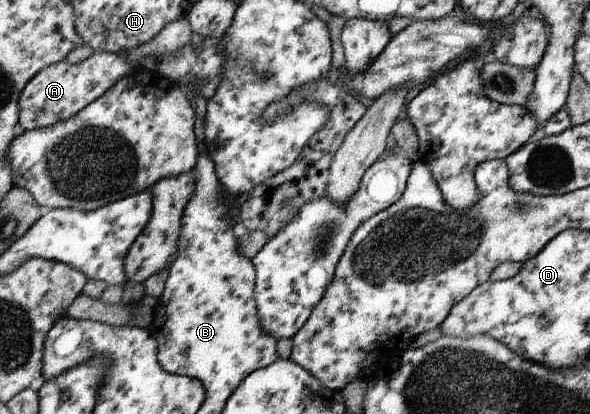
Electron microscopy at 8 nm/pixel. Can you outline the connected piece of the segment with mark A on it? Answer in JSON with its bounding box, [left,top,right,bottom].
[20,51,136,131]

